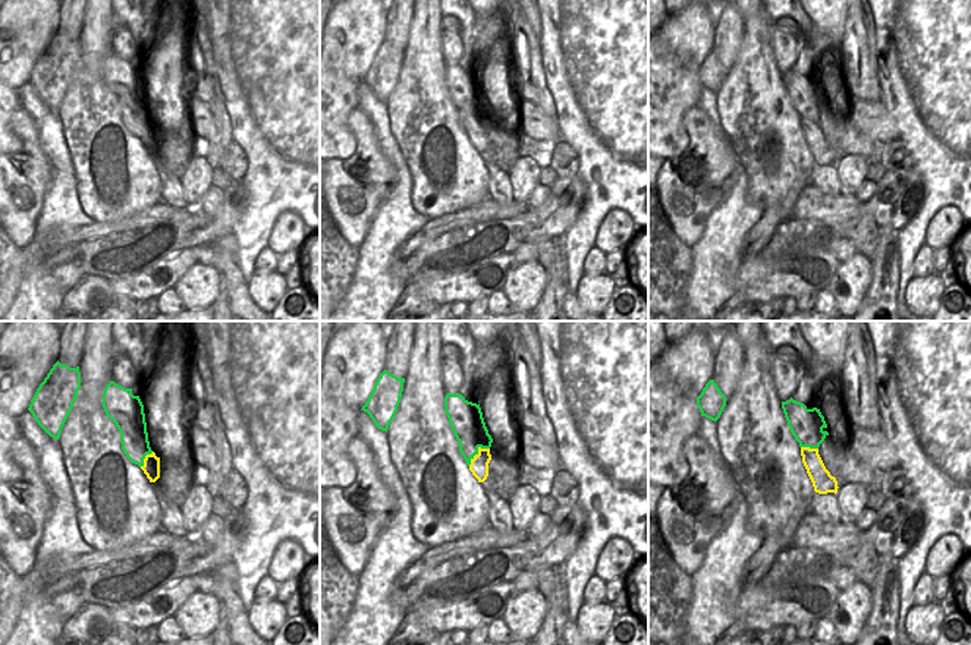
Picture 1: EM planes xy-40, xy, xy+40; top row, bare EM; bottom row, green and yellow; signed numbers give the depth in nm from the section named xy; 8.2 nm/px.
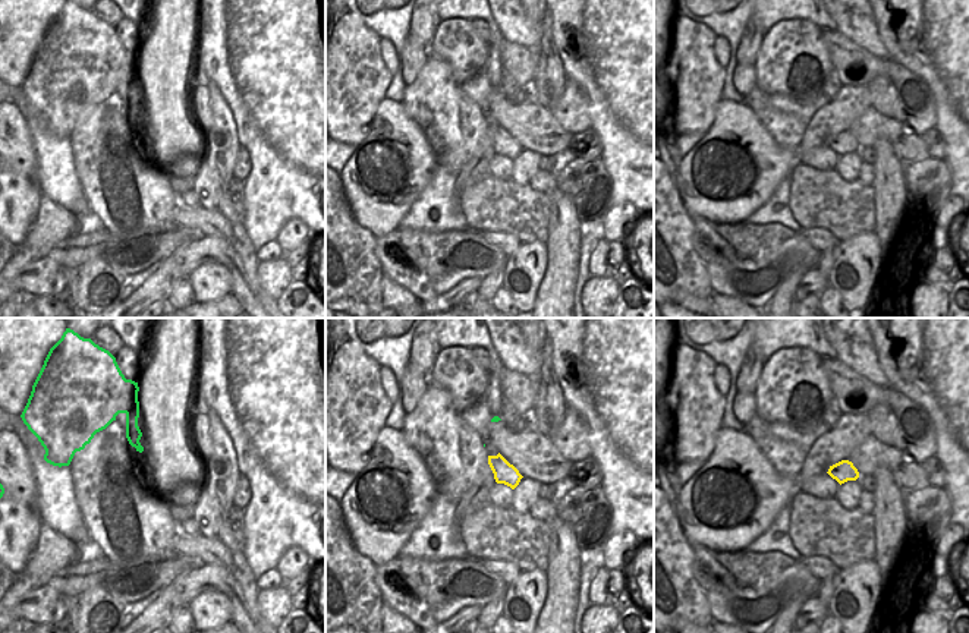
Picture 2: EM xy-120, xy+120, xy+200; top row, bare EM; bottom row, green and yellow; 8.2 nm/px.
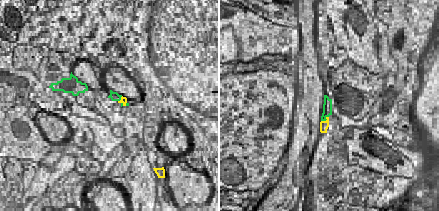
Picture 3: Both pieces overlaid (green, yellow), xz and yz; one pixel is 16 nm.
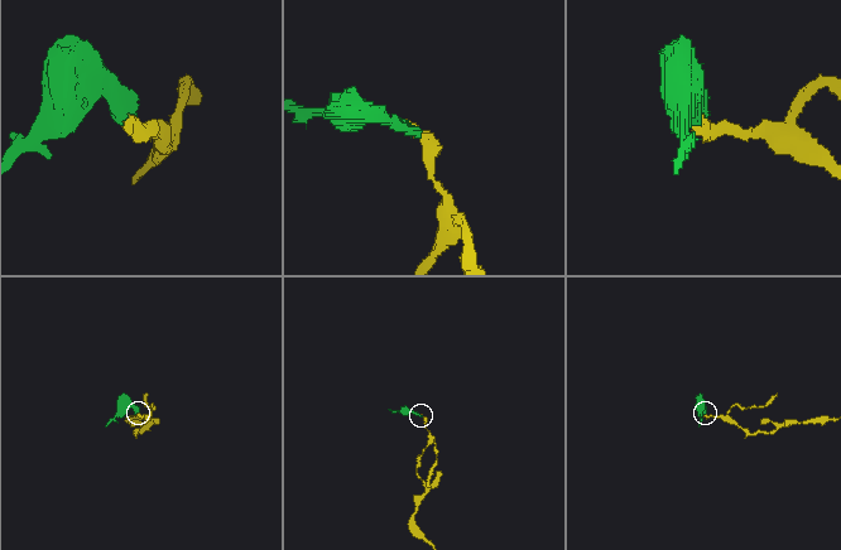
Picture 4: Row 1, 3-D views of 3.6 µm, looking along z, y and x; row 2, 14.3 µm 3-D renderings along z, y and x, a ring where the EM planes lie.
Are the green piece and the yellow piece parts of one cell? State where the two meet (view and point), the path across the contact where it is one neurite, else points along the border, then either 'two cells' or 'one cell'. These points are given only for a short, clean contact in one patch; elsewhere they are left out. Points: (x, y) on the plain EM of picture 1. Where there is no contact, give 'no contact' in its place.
meets green in xy at (477, 123); border along xy (489, 119), (480, 119), (468, 137); two cells

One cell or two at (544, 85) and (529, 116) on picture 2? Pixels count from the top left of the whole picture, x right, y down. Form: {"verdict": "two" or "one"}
{"verdict": "two"}

